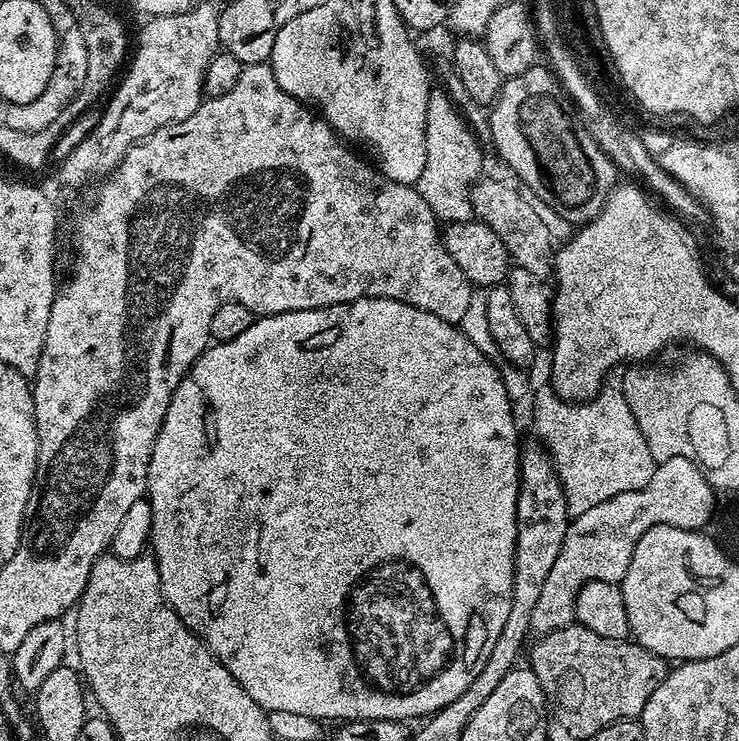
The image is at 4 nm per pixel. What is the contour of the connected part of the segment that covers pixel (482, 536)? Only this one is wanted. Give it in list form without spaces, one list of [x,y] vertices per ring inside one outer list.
[[[367,296],[367,297],[366,297],[366,298],[358,298],[358,299],[357,299],[357,300],[355,300],[355,301],[354,301],[354,302],[350,302],[350,303],[349,303],[349,304],[335,304],[335,305],[334,305],[334,306],[330,306],[330,307],[329,307],[329,308],[311,308],[311,309],[310,309],[310,310],[298,310],[298,311],[297,311],[297,312],[283,312],[283,313],[282,313],[282,314],[265,314],[265,316],[264,316],[264,317],[262,317],[262,318],[261,318],[261,320],[260,320],[260,317],[259,317],[259,318],[256,318],[256,319],[253,319],[253,321],[252,321],[252,325],[251,325],[251,326],[250,326],[250,330],[246,330],[246,331],[244,331],[244,333],[242,333],[242,334],[238,334],[238,338],[234,338],[234,339],[233,339],[233,340],[222,340],[222,341],[219,341],[219,342],[216,342],[216,343],[213,343],[213,344],[212,344],[212,345],[211,345],[211,346],[209,346],[209,347],[207,347],[207,348],[205,348],[205,349],[204,349],[204,353],[202,353],[202,354],[201,354],[201,355],[200,355],[200,357],[198,357],[198,358],[197,358],[197,359],[196,359],[196,361],[194,361],[194,363],[192,363],[192,365],[191,365],[191,366],[190,366],[190,370],[189,370],[189,371],[188,371],[188,373],[187,373],[187,374],[186,374],[186,375],[184,375],[184,377],[183,377],[183,378],[182,378],[182,382],[178,382],[178,386],[177,386],[177,387],[176,387],[176,389],[175,389],[175,390],[174,390],[174,394],[173,394],[173,395],[172,395],[172,397],[171,397],[171,398],[170,398],[170,406],[169,406],[169,407],[168,407],[168,409],[167,409],[167,410],[166,410],[166,418],[165,418],[165,419],[164,419],[164,421],[163,421],[163,422],[162,422],[162,426],[161,426],[161,427],[160,427],[160,433],[159,433],[159,434],[158,434],[158,438],[157,438],[157,439],[156,439],[156,441],[155,441],[155,442],[154,442],[154,450],[153,450],[153,451],[152,451],[152,457],[151,457],[151,458],[150,458],[150,466],[149,466],[149,467],[148,467],[148,491],[147,491],[147,493],[146,493],[146,498],[147,498],[147,499],[148,499],[148,501],[149,501],[149,502],[150,502],[150,506],[151,506],[151,507],[152,507],[152,538],[151,538],[151,541],[150,541],[150,552],[151,552],[151,555],[152,555],[152,556],[153,556],[153,557],[154,557],[154,559],[155,559],[155,561],[156,561],[156,565],[157,565],[157,566],[158,566],[158,574],[159,574],[159,575],[160,575],[160,585],[161,585],[161,586],[162,586],[162,590],[163,590],[163,591],[164,591],[164,596],[165,596],[165,598],[166,598],[166,599],[168,599],[168,604],[169,604],[169,605],[170,605],[170,607],[172,607],[172,608],[173,608],[173,609],[174,609],[174,610],[175,610],[175,612],[176,612],[176,613],[177,613],[177,614],[178,614],[178,618],[182,618],[182,622],[183,622],[183,623],[184,623],[184,625],[185,625],[185,626],[187,626],[187,627],[188,627],[188,629],[190,629],[190,631],[191,631],[191,632],[194,632],[194,633],[196,633],[196,635],[197,635],[197,636],[199,636],[199,637],[200,637],[200,639],[201,639],[201,640],[203,640],[203,642],[204,642],[204,645],[206,645],[206,647],[208,647],[208,649],[209,649],[209,650],[211,650],[211,652],[213,652],[213,653],[214,653],[214,655],[215,655],[215,656],[216,656],[216,657],[217,657],[217,658],[218,658],[218,662],[222,662],[222,666],[226,666],[226,670],[230,670],[230,674],[231,674],[231,675],[232,675],[232,676],[233,676],[233,678],[234,678],[234,679],[236,679],[236,680],[237,680],[237,682],[238,682],[238,683],[239,683],[239,684],[241,684],[241,686],[242,686],[242,687],[243,687],[243,688],[244,688],[244,689],[245,689],[245,690],[246,690],[246,694],[250,694],[250,698],[254,698],[254,702],[258,702],[258,706],[259,706],[259,707],[260,707],[260,708],[263,708],[263,709],[265,709],[265,710],[267,710],[267,711],[268,711],[268,712],[273,712],[273,711],[274,711],[274,710],[290,710],[290,714],[306,714],[306,715],[307,715],[307,716],[309,716],[309,717],[310,717],[310,718],[314,718],[314,719],[315,719],[315,720],[318,720],[318,721],[321,721],[321,722],[329,722],[329,721],[328,721],[328,720],[336,720],[336,721],[335,721],[335,722],[347,722],[347,721],[350,721],[350,720],[403,720],[403,721],[405,721],[405,722],[412,722],[412,719],[414,719],[414,718],[415,718],[415,716],[420,716],[420,717],[419,717],[419,718],[427,718],[427,717],[429,717],[429,716],[431,716],[431,715],[432,715],[432,713],[433,713],[433,712],[439,712],[439,711],[440,711],[440,709],[442,709],[442,708],[445,708],[445,707],[446,707],[446,706],[450,706],[450,702],[454,702],[454,701],[455,701],[455,700],[457,700],[457,698],[459,698],[459,696],[461,696],[461,695],[462,695],[462,694],[466,694],[466,689],[468,689],[468,688],[469,688],[469,686],[470,686],[470,682],[474,682],[474,678],[478,678],[478,674],[482,674],[482,666],[486,666],[486,658],[490,658],[490,650],[494,650],[494,642],[498,642],[498,634],[502,634],[502,626],[503,626],[503,625],[504,625],[504,623],[506,623],[506,618],[507,618],[507,616],[509,616],[509,615],[510,615],[510,598],[511,598],[511,597],[512,597],[512,583],[513,583],[513,582],[514,582],[514,546],[515,546],[515,545],[516,545],[516,511],[517,511],[517,510],[518,510],[518,490],[519,490],[519,489],[520,489],[520,450],[521,450],[521,447],[522,447],[522,439],[521,439],[521,440],[520,440],[520,436],[519,436],[519,434],[518,434],[518,433],[516,433],[516,420],[515,420],[515,418],[514,418],[514,417],[512,417],[512,408],[514,408],[514,402],[513,402],[513,401],[512,401],[512,399],[511,399],[511,398],[509,398],[509,396],[508,396],[508,395],[507,395],[507,394],[506,394],[506,386],[505,386],[505,385],[504,385],[504,378],[503,378],[503,376],[501,376],[501,375],[500,375],[500,369],[499,369],[499,367],[497,367],[497,365],[496,365],[496,364],[495,364],[495,363],[493,363],[493,361],[491,361],[491,360],[489,360],[489,358],[488,358],[488,356],[487,356],[487,355],[486,355],[486,354],[482,354],[482,350],[478,350],[478,346],[474,346],[474,342],[470,342],[470,338],[466,338],[466,334],[465,334],[465,333],[464,333],[464,332],[461,332],[461,331],[460,331],[460,329],[459,329],[459,327],[457,327],[457,325],[454,325],[454,324],[451,324],[451,323],[450,323],[450,322],[446,322],[446,321],[445,321],[445,320],[443,320],[443,319],[442,319],[442,318],[438,318],[438,317],[437,317],[437,316],[435,316],[435,315],[434,315],[434,314],[430,314],[430,313],[429,313],[429,312],[427,312],[427,311],[426,311],[426,310],[422,310],[422,309],[421,309],[421,308],[419,308],[419,307],[418,307],[418,306],[410,306],[410,305],[409,305],[409,304],[407,304],[407,303],[406,303],[406,302],[402,302],[402,301],[401,301],[401,300],[395,300],[395,299],[394,299],[394,298],[378,298],[378,297],[377,297],[377,296]]]

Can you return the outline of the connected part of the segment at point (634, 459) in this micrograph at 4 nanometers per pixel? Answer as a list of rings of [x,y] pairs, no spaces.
[[[548,386],[540,389],[534,398],[532,428],[537,436],[535,439],[543,444],[553,471],[559,478],[569,517],[581,516],[591,507],[598,506],[615,494],[640,490],[649,484],[657,465],[649,446],[646,445],[646,438],[638,429],[637,419],[634,418],[623,391],[617,387],[608,387],[600,389],[591,399],[579,402],[561,399]]]

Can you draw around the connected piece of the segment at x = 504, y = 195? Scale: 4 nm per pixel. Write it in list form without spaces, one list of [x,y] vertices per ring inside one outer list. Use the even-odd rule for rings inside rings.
[[[478,180],[471,190],[473,213],[481,223],[490,226],[498,238],[502,238],[502,246],[506,246],[508,259],[515,267],[530,270],[530,274],[551,277],[554,272],[552,232],[547,222],[540,217],[541,209],[519,187],[516,188],[500,180]]]

